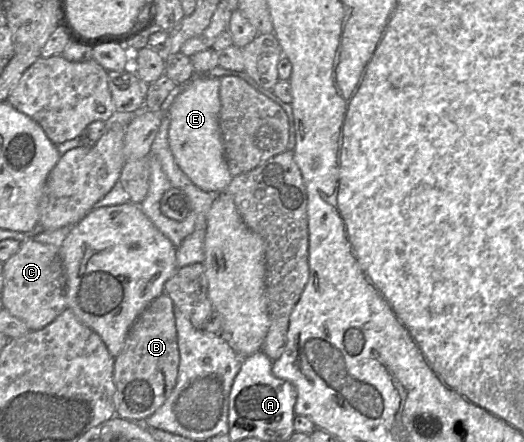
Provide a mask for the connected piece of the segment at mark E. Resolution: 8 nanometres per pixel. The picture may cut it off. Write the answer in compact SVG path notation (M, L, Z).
M198 78L174 99L167 112L169 143L177 164L197 187L215 193L224 192L233 178L226 161L219 124L219 91L220 78Z

